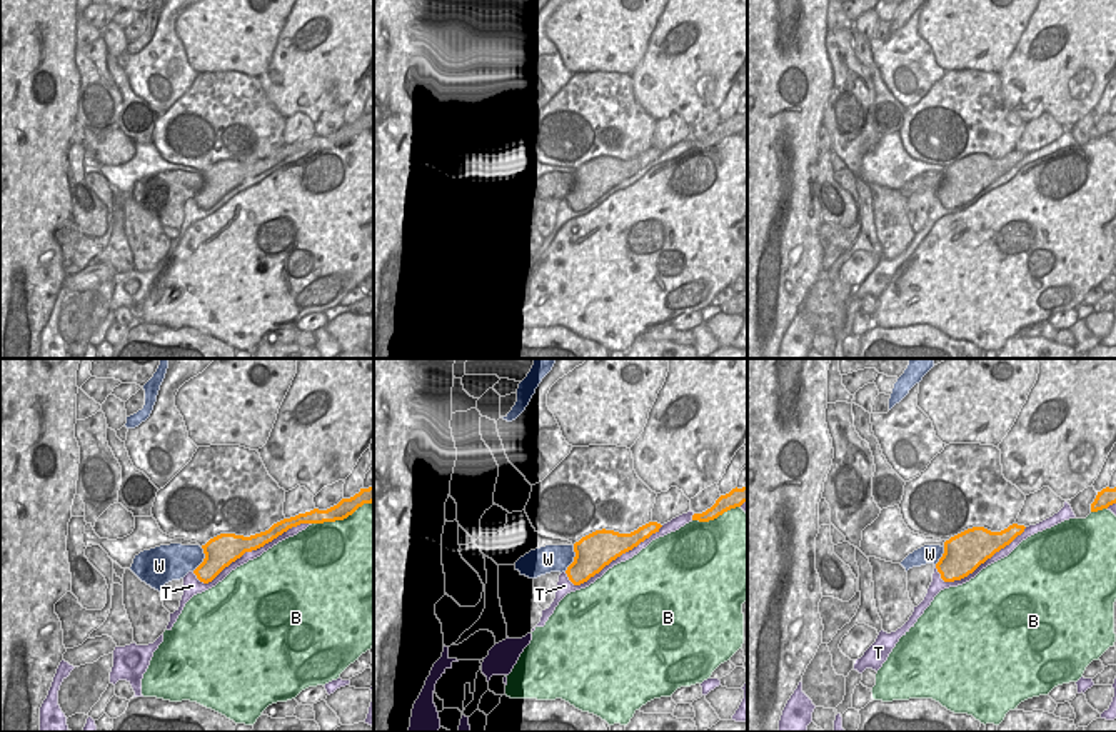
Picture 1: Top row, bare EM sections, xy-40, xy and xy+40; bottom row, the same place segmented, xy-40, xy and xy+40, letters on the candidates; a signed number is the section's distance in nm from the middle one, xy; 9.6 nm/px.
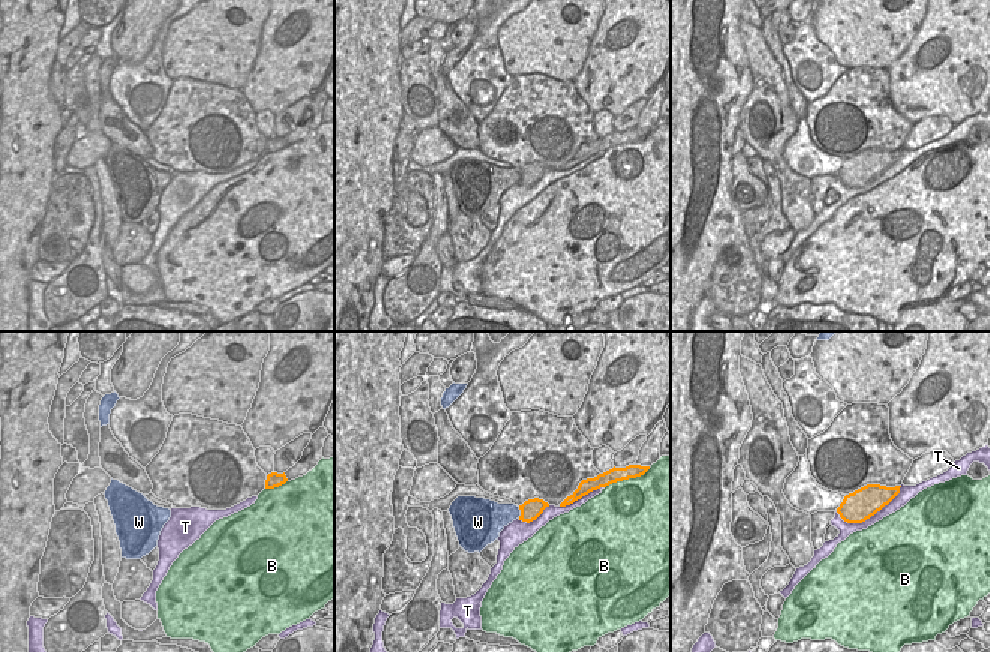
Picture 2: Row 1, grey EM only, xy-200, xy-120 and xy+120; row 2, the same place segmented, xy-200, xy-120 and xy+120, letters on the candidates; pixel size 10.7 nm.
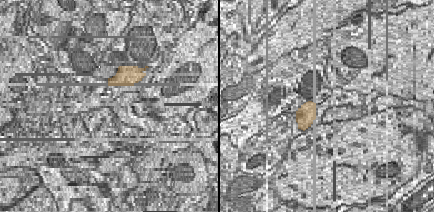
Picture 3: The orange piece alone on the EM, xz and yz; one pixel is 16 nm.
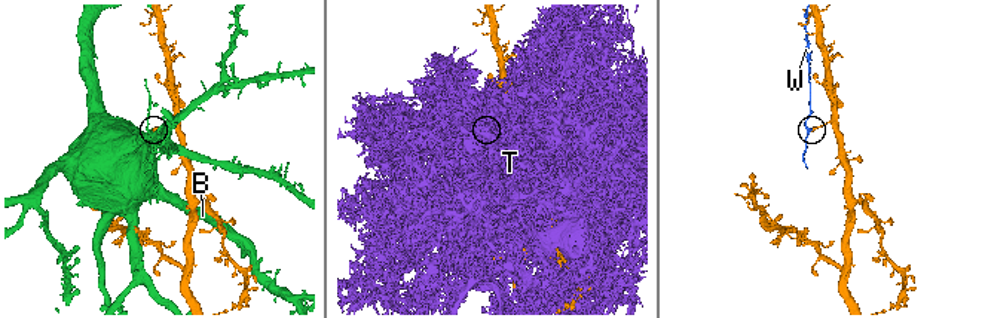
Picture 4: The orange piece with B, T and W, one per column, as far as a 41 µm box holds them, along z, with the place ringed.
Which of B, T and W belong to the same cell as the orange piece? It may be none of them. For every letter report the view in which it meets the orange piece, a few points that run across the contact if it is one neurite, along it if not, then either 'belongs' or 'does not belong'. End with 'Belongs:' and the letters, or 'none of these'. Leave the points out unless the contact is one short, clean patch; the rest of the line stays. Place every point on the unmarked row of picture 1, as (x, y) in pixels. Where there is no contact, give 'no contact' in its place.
B: contact in xy-40; does not belong
T: contact in xy-40; does not belong
W: contact in xy; line xy (574, 172), (574, 187), (564, 197); does not belong
Belongs: none of these

